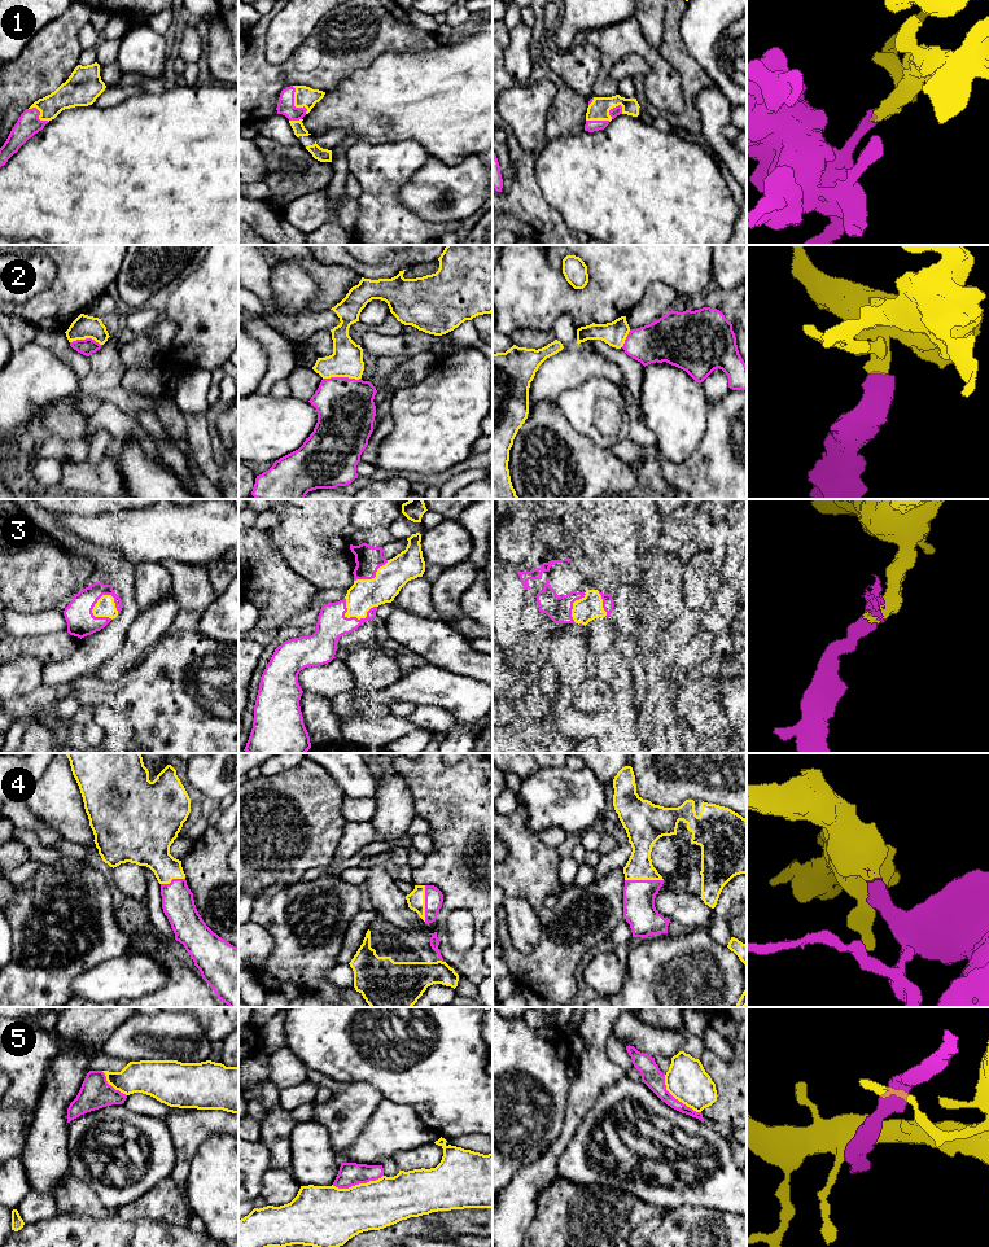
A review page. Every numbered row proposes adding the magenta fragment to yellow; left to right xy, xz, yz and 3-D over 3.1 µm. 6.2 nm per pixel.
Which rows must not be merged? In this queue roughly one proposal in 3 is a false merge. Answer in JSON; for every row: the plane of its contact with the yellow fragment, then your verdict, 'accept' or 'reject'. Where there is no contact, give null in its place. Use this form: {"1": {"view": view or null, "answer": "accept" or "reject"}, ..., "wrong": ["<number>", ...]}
{"1": {"view": "xz", "answer": "accept"}, "2": {"view": "xz", "answer": "reject"}, "3": {"view": "xy", "answer": "accept"}, "4": {"view": "yz", "answer": "accept"}, "5": {"view": "xz", "answer": "reject"}, "wrong": ["2", "5"]}

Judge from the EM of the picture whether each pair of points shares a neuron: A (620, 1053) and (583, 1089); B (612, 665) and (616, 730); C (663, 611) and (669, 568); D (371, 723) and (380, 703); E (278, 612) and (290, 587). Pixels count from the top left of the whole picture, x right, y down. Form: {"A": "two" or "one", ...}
{"A": "two", "B": "one", "C": "one", "D": "two", "E": "one"}

